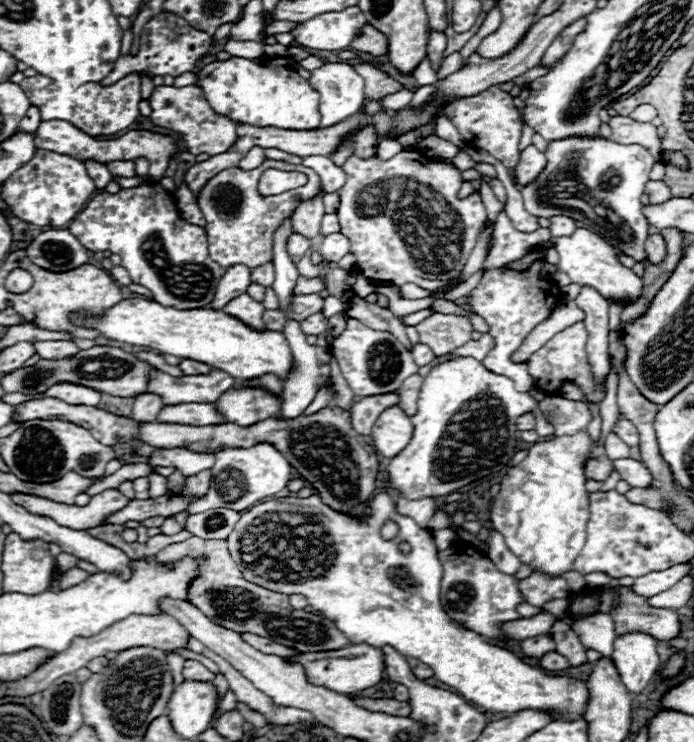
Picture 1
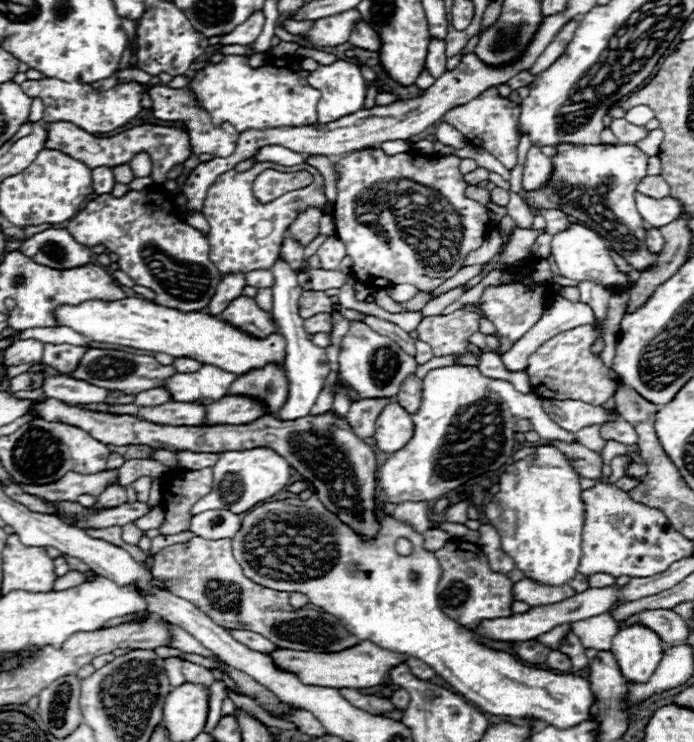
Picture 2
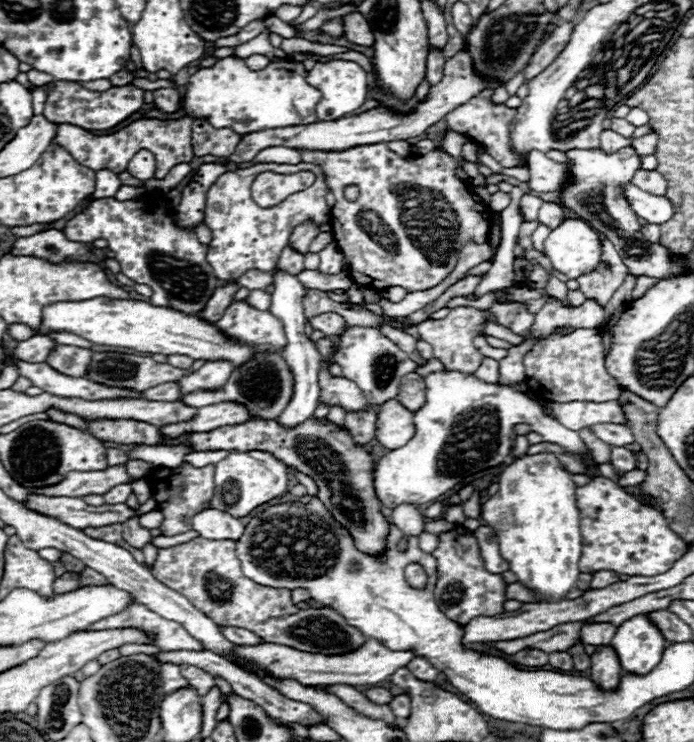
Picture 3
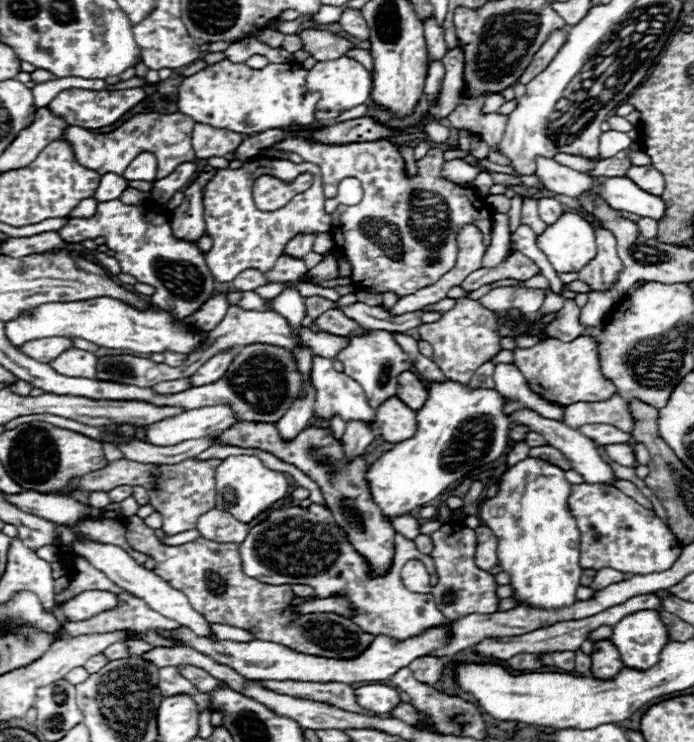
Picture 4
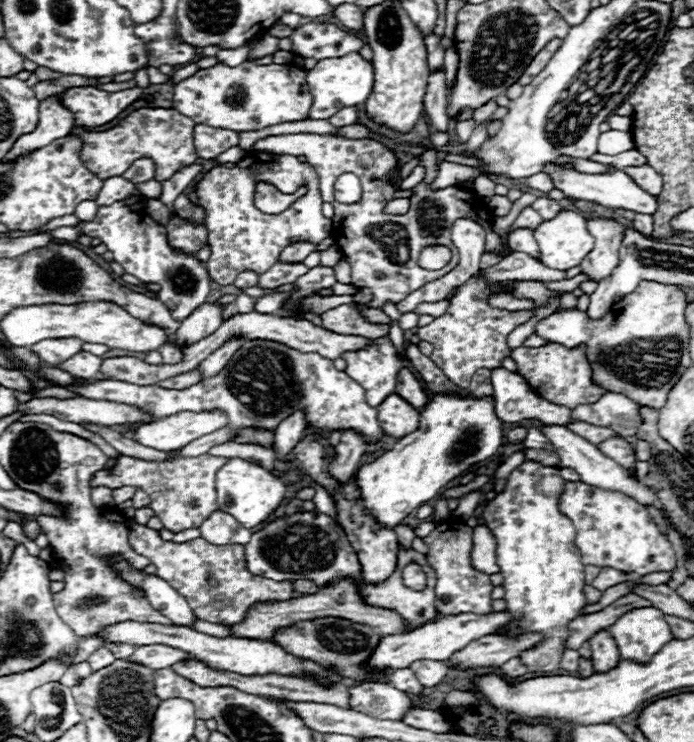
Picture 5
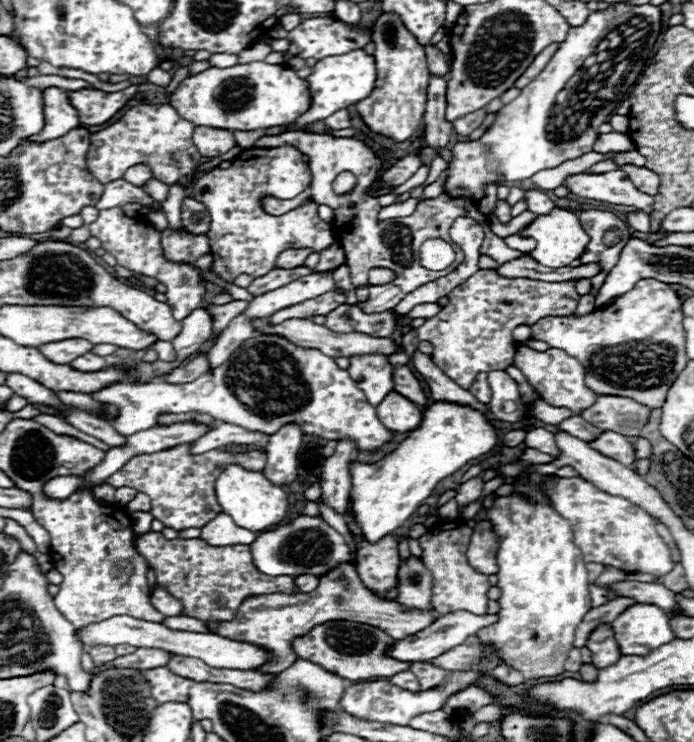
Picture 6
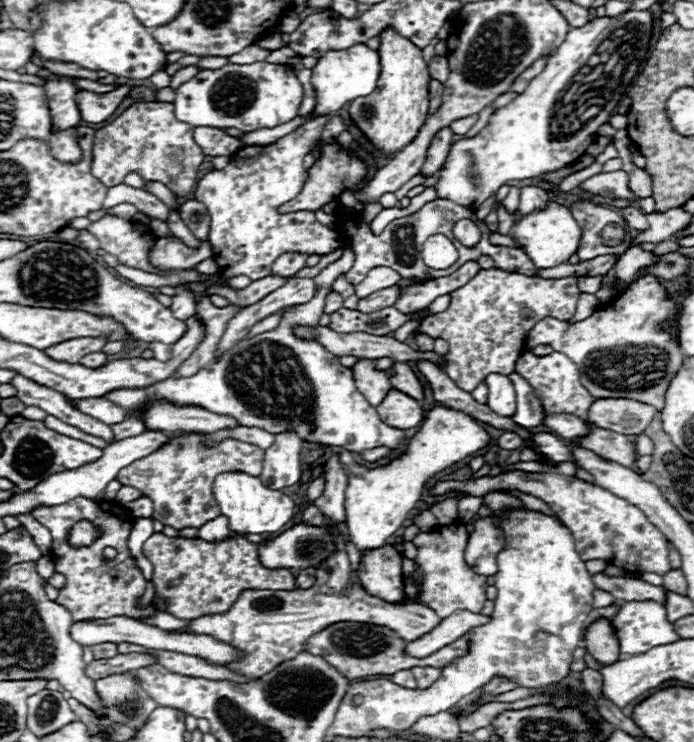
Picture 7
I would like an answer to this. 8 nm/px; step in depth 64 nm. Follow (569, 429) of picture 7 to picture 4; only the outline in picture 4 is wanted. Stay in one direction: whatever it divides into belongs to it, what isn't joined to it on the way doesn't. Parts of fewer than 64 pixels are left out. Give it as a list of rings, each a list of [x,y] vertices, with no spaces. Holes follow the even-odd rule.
[[[586,424],[584,428],[580,428],[580,432],[598,444],[626,444],[632,440],[628,432],[622,432],[612,424]]]

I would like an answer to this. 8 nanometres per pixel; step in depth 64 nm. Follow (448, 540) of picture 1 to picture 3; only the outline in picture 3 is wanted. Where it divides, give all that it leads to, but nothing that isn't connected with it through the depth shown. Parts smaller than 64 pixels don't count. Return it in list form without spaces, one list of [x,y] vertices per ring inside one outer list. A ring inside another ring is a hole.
[[[423,532],[419,535],[419,546],[421,550],[427,553],[432,553],[439,544],[439,534]]]

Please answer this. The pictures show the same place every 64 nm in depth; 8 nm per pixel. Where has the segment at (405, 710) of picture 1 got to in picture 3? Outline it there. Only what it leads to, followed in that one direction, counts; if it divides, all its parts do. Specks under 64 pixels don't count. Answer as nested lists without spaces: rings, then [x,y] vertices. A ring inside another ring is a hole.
[[[328,686],[328,688],[324,688],[324,690],[336,694],[340,700],[344,700],[350,708],[358,710],[360,714],[366,714],[366,716],[370,716],[370,718],[380,718],[380,720],[386,720],[386,722],[396,722],[396,720],[398,720],[388,704],[378,706],[378,704],[370,702],[370,700],[368,700],[362,692],[358,692],[356,688],[348,688],[348,686]]]

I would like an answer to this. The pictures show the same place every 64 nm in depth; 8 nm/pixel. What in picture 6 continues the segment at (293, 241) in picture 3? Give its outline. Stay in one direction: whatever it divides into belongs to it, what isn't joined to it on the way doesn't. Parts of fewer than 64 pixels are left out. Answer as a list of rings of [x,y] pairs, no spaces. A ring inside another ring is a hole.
[[[294,248],[294,250],[286,250],[284,254],[278,256],[276,266],[280,266],[280,268],[296,268],[296,266],[302,266],[310,252],[312,252],[312,248]]]

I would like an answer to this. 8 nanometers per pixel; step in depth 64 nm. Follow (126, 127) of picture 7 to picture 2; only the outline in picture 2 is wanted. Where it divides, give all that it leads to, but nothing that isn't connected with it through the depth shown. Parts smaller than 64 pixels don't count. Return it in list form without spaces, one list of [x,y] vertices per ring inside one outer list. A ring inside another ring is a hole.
[[[56,122],[56,124],[46,124],[46,134],[48,134],[48,138],[44,142],[44,148],[60,150],[60,152],[88,164],[88,168],[96,168],[96,166],[112,168],[112,166],[130,162],[140,152],[148,152],[148,156],[152,158],[152,176],[156,182],[164,182],[170,168],[176,164],[182,164],[192,154],[186,130],[172,128],[172,126],[144,124],[144,126],[130,128],[118,136],[112,136],[112,138],[96,138],[96,136],[84,132],[82,128],[76,128],[74,124]]]

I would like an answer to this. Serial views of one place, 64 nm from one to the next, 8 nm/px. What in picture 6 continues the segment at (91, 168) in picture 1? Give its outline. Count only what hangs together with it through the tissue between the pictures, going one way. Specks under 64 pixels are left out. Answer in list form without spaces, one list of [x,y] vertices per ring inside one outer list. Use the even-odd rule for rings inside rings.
[[[114,180],[114,182],[108,182],[104,186],[104,194],[100,196],[100,202],[96,204],[98,210],[104,210],[104,208],[114,208],[114,206],[122,206],[122,204],[128,204],[128,202],[138,202],[138,204],[144,204],[144,206],[150,206],[154,204],[156,200],[152,200],[140,186],[134,186],[134,184],[128,184],[126,180]]]

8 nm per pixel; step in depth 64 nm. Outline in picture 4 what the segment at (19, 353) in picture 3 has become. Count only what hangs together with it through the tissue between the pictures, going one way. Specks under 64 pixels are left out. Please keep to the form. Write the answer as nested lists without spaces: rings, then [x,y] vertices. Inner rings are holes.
[[[52,336],[52,338],[30,340],[28,344],[22,344],[18,350],[22,354],[26,354],[28,358],[34,358],[34,360],[48,364],[58,356],[58,352],[64,352],[68,348],[72,348],[70,338]]]

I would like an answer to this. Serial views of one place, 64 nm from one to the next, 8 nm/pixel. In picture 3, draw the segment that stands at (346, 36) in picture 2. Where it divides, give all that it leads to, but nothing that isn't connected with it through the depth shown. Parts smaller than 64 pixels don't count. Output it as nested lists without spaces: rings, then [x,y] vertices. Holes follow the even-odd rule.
[[[344,16],[340,18],[334,18],[334,20],[328,20],[320,26],[320,32],[328,38],[342,38],[344,36]]]

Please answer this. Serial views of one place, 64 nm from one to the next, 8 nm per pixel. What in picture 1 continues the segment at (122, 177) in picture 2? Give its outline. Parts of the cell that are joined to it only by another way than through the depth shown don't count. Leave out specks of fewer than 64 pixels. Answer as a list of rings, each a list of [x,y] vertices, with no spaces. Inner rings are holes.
[[[116,160],[116,162],[106,162],[108,170],[116,176],[136,176],[136,166],[132,160]]]

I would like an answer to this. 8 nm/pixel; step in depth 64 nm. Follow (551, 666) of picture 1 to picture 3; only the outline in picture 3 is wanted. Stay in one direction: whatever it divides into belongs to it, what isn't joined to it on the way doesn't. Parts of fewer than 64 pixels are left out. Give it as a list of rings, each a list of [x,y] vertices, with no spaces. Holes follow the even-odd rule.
[[[552,652],[548,664],[554,666],[556,670],[562,670],[562,672],[574,668],[574,664],[572,664],[572,656],[570,656],[568,652]]]

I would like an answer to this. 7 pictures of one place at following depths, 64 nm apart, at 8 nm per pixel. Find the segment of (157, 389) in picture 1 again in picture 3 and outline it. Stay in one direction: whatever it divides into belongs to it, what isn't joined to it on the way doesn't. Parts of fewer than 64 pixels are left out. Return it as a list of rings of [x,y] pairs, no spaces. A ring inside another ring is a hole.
[[[206,362],[196,372],[178,380],[182,396],[198,390],[220,390],[232,374],[232,366],[228,362]]]

